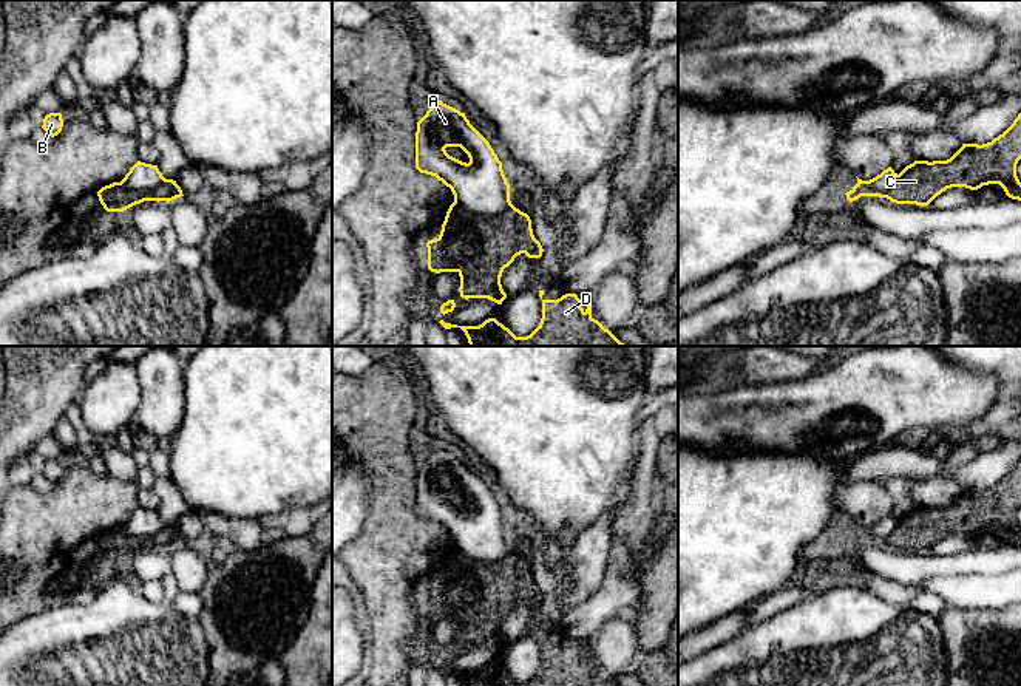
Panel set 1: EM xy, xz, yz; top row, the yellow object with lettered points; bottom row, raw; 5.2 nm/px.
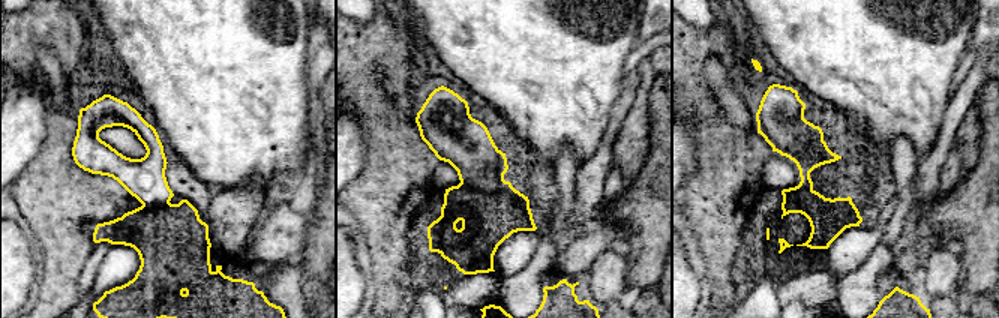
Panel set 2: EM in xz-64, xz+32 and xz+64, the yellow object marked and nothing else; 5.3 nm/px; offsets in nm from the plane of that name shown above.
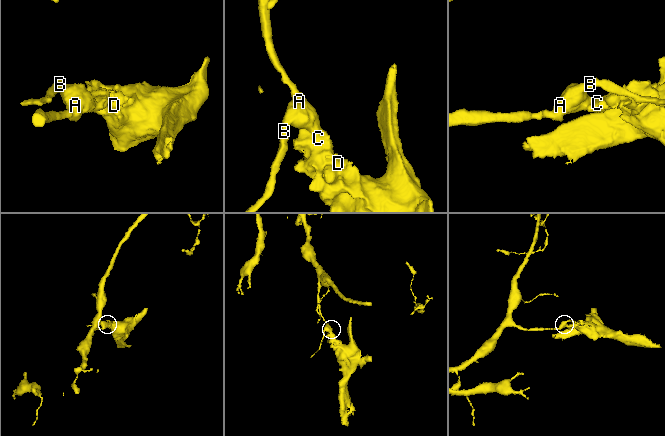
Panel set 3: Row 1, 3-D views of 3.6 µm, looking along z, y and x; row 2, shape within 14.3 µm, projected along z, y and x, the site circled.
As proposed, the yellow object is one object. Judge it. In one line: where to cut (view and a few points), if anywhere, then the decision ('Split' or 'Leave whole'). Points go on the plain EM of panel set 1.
Split along xz (454, 547), (479, 561), (499, 561), (512, 552). Split

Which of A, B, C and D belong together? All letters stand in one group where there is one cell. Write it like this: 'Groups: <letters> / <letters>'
Groups: A B / C D

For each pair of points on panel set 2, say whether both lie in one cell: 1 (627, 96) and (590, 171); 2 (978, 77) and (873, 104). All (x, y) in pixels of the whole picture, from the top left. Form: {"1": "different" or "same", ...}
{"1": "same", "2": "different"}

